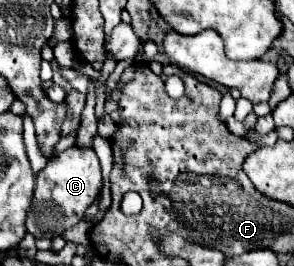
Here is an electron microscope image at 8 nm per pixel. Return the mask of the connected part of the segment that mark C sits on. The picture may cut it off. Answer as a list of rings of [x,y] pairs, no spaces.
[[[67,148],[65,152],[53,156],[47,166],[37,176],[35,196],[27,212],[27,232],[35,238],[55,238],[61,232],[73,228],[85,214],[85,210],[95,202],[103,188],[103,176],[99,158],[91,148]]]

